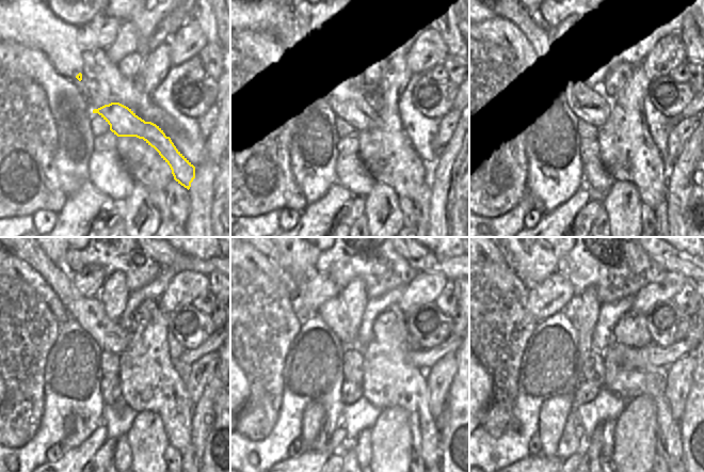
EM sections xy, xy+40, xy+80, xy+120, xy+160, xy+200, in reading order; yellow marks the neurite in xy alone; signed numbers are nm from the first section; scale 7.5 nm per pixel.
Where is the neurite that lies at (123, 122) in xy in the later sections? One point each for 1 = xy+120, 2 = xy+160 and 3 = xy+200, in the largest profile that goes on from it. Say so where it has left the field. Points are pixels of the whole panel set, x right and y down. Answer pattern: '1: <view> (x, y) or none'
1: xy+120 (110, 336)
2: xy+160 (332, 312)
3: xy+200 (571, 309)

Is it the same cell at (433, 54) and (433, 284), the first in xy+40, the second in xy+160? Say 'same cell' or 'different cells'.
same cell

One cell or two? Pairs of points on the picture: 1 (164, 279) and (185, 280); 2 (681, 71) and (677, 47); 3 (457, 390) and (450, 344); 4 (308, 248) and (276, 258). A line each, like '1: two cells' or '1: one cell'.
1: two cells
2: two cells
3: two cells
4: two cells

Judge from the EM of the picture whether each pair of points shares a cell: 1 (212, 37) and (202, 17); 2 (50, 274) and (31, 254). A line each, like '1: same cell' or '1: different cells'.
1: same cell
2: same cell

